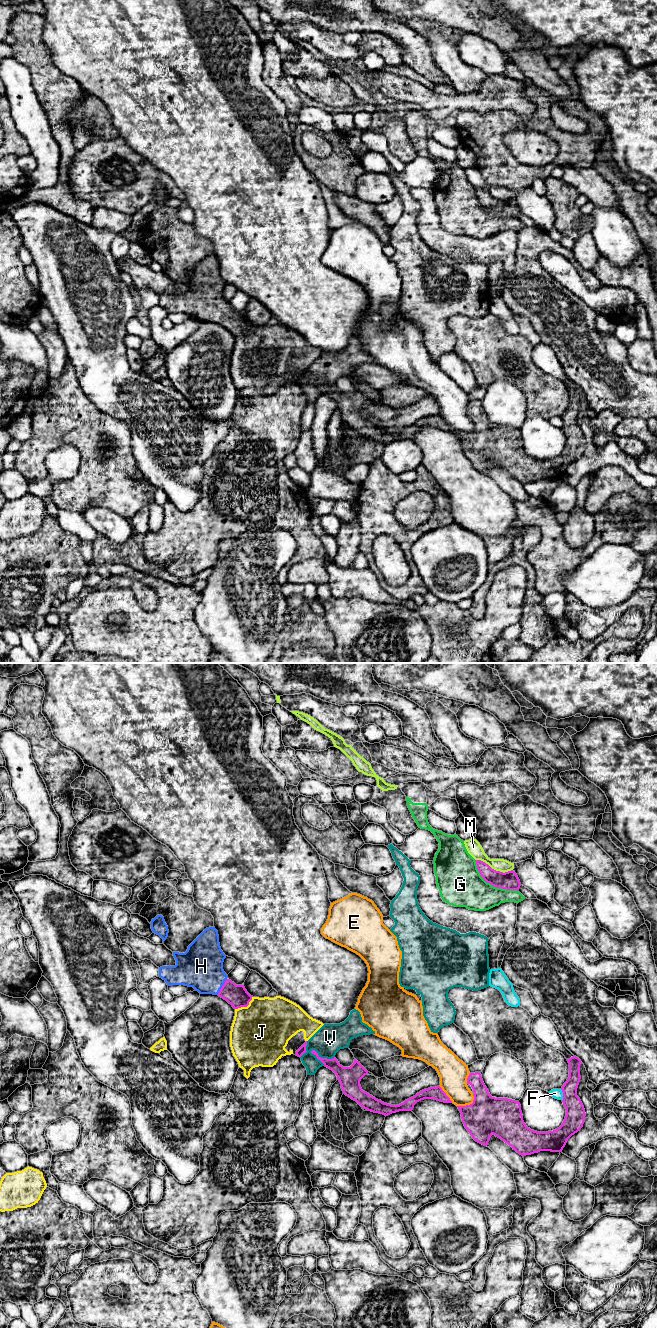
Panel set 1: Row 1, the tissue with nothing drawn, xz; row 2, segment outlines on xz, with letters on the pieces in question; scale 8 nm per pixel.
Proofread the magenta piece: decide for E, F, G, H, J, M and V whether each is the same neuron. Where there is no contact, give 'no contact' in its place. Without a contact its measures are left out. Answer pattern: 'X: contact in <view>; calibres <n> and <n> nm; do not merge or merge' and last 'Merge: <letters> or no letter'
E: contact in xz; calibres 320 and 220 nm; do not merge
F: contact in xz; calibres 160 and 80 nm; do not merge
G: contact in xz; calibres 150 and 360 nm; do not merge
H: contact in xz; calibres 170 and 360 nm; merge
J: contact in xz; calibres 170 and 460 nm; do not merge
M: contact in xz; calibres 150 and 120 nm; do not merge
V: contact in xz; calibres 160 and 240 nm; do not merge
Merge: H

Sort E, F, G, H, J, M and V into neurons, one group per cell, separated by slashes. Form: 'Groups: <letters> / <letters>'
Groups: E / F / G / H / J / M / V

